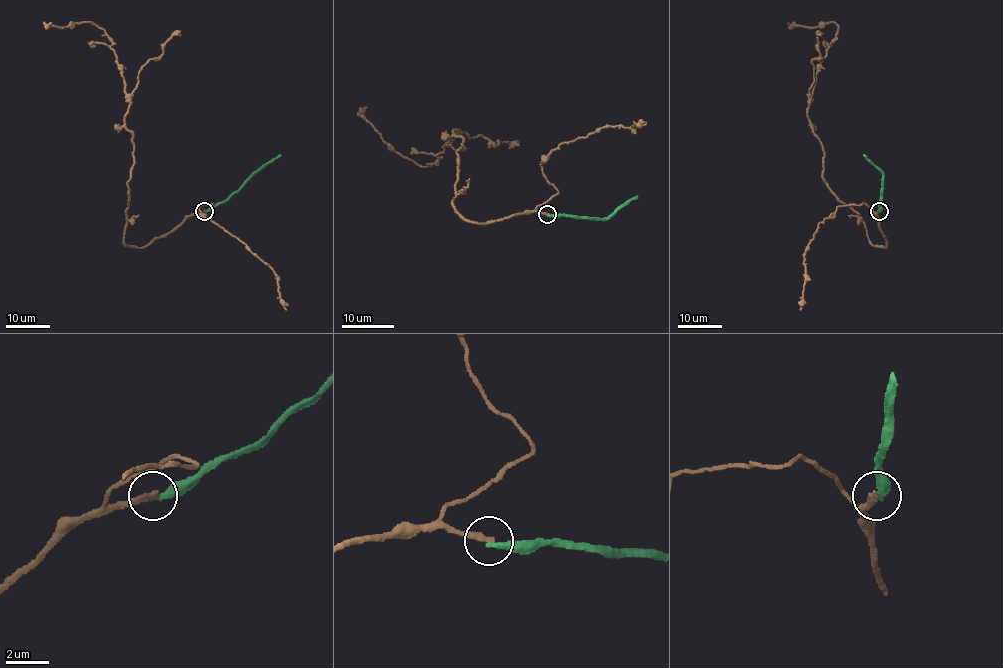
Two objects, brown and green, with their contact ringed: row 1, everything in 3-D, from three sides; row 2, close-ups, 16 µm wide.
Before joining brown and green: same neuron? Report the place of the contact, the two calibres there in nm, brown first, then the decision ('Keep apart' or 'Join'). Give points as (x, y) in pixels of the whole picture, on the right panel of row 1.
Place: (879, 211). Thickness 260 nm (brown) against 280 nm. Keep apart

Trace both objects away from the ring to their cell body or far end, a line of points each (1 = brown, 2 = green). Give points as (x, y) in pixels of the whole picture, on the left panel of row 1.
1: (205, 211), (144, 246), (124, 243), (134, 162), (121, 66), (103, 29), (89, 21), (51, 22)
2: (205, 211), (225, 202), (254, 174), (281, 155)

